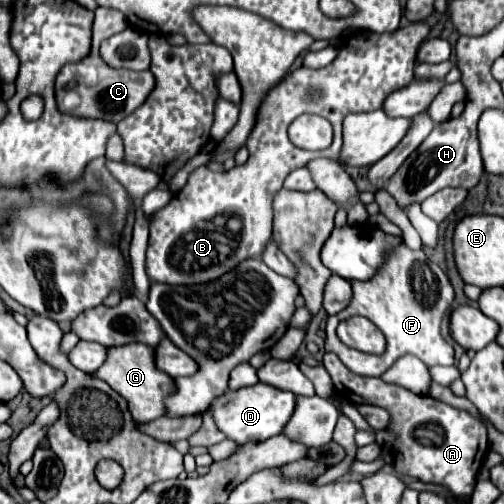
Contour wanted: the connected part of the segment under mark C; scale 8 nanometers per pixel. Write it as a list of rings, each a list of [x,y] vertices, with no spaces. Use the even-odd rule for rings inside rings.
[[[95,9],[95,21],[93,21],[93,45],[89,57],[85,57],[79,63],[69,63],[61,69],[55,81],[55,97],[57,107],[65,113],[73,113],[79,117],[91,117],[91,119],[107,119],[113,123],[119,123],[123,117],[127,117],[131,111],[135,111],[153,91],[155,77],[151,71],[129,71],[129,69],[113,69],[109,67],[99,53],[99,45],[105,37],[113,35],[113,19],[121,19],[123,13],[115,9]]]

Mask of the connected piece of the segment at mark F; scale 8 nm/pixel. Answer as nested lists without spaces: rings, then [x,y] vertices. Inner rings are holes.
[[[399,243],[395,249],[389,251],[387,261],[375,277],[369,281],[351,281],[353,287],[353,297],[351,303],[337,315],[331,315],[327,319],[327,341],[325,341],[325,351],[335,351],[339,359],[357,375],[371,375],[379,377],[385,373],[401,355],[411,353],[419,357],[427,367],[433,365],[453,365],[453,347],[441,337],[441,319],[443,313],[451,307],[453,303],[453,287],[447,277],[447,273],[439,265],[431,265],[427,255],[423,251],[413,251],[405,243]],[[417,271],[417,289],[419,289],[419,301],[415,297],[415,273]],[[363,315],[371,319],[379,331],[387,339],[387,347],[383,355],[371,355],[363,353],[357,349],[351,349],[343,345],[337,337],[337,325],[343,319]]]

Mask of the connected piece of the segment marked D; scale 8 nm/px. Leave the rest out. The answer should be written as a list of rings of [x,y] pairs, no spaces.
[[[263,383],[241,387],[237,391],[227,391],[225,395],[217,397],[211,403],[211,413],[213,413],[213,421],[217,429],[223,431],[231,441],[239,445],[249,443],[249,441],[263,441],[273,435],[279,435],[287,419],[291,419],[293,409],[295,409],[295,395],[291,391],[275,389]]]

